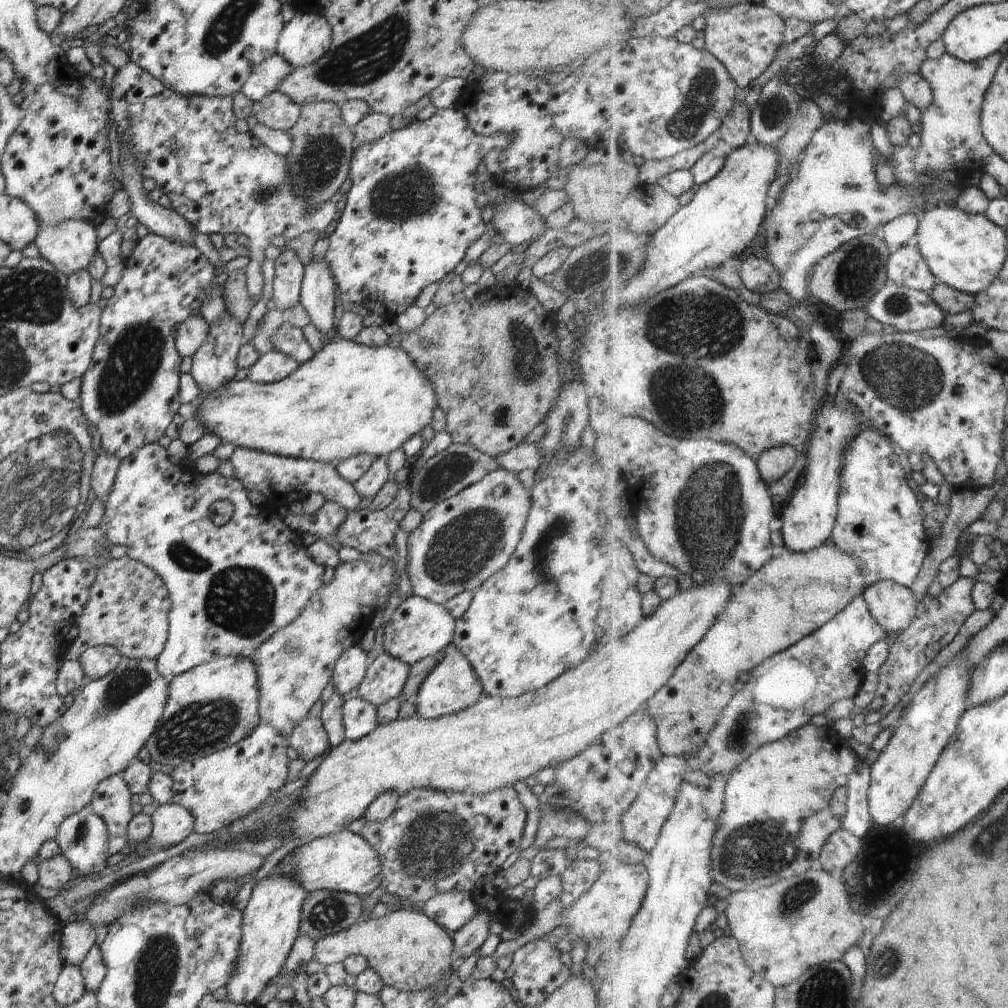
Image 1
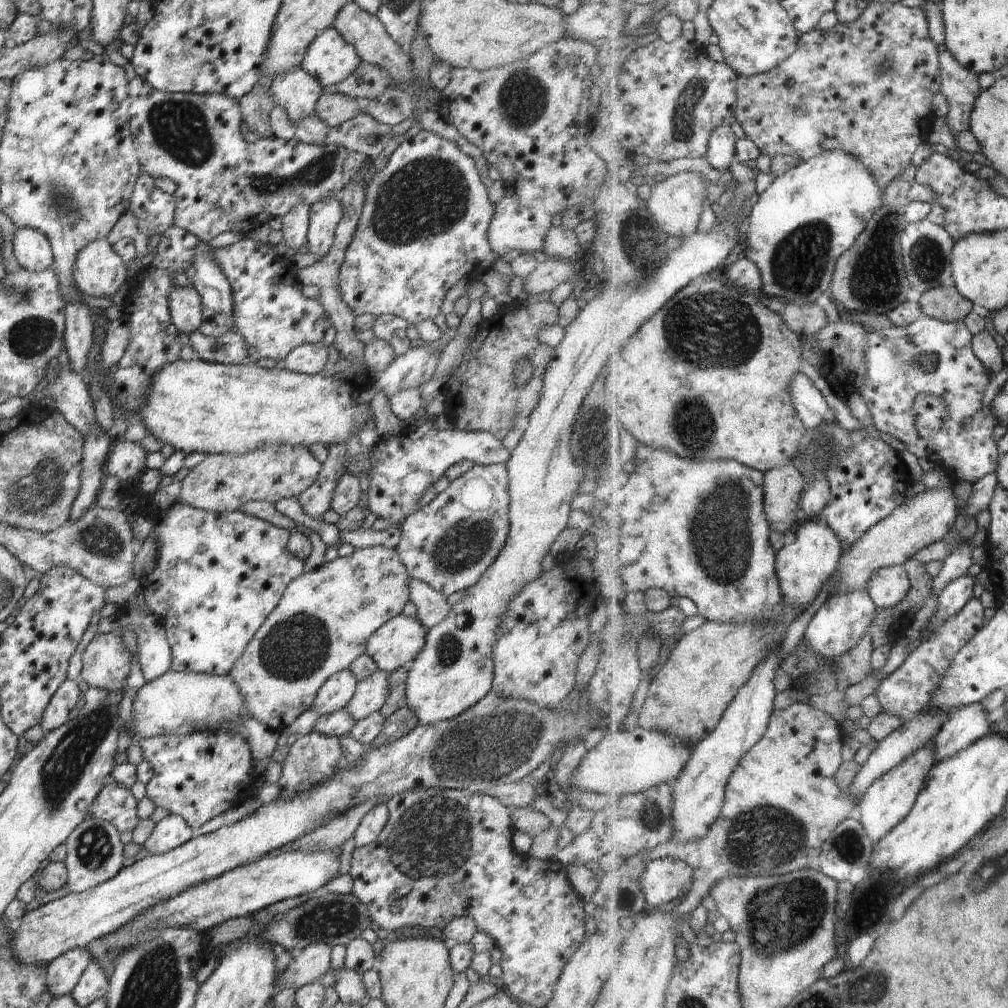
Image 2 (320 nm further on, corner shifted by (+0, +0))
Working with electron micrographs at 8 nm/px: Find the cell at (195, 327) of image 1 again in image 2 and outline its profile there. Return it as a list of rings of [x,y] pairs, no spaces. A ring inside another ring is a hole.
[[[174,286],[169,294],[169,311],[180,333],[189,335],[199,330],[203,319],[201,296],[193,286]]]

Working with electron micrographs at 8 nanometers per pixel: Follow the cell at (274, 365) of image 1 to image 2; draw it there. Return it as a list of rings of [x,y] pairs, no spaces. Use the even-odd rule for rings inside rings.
[[[320,341],[297,346],[284,360],[286,369],[295,373],[315,375],[325,366],[328,358],[327,345]]]

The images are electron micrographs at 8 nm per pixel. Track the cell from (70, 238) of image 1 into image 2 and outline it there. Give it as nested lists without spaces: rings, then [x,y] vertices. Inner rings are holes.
[[[106,239],[87,244],[76,257],[73,279],[77,288],[88,296],[112,298],[132,274],[113,245]]]

